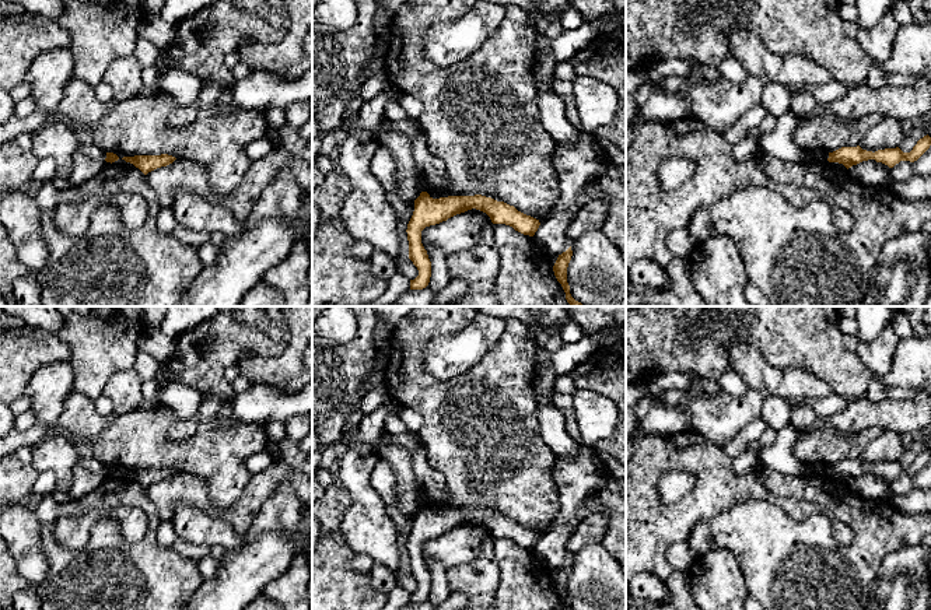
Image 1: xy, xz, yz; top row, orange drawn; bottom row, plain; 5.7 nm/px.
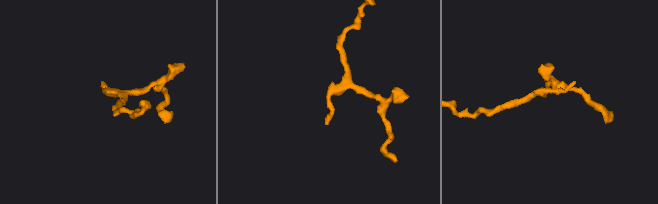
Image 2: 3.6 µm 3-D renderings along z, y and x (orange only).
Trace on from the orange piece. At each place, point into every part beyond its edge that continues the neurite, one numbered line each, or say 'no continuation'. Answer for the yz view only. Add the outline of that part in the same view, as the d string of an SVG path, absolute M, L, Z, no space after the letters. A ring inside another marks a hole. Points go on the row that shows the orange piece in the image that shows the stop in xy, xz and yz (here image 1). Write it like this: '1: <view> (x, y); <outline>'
no continuation

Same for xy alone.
no continuation

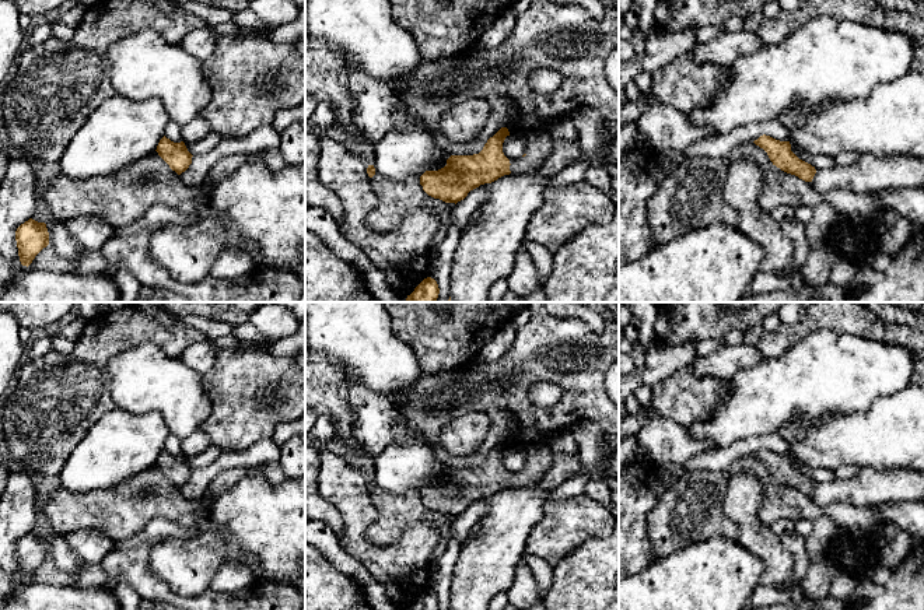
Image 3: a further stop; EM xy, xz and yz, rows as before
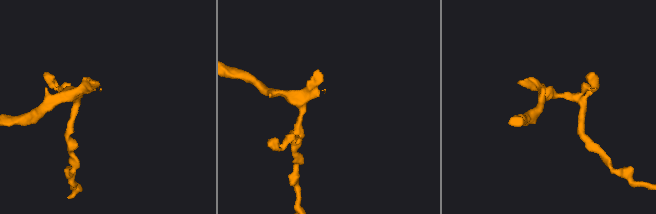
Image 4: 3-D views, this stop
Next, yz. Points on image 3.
no continuation

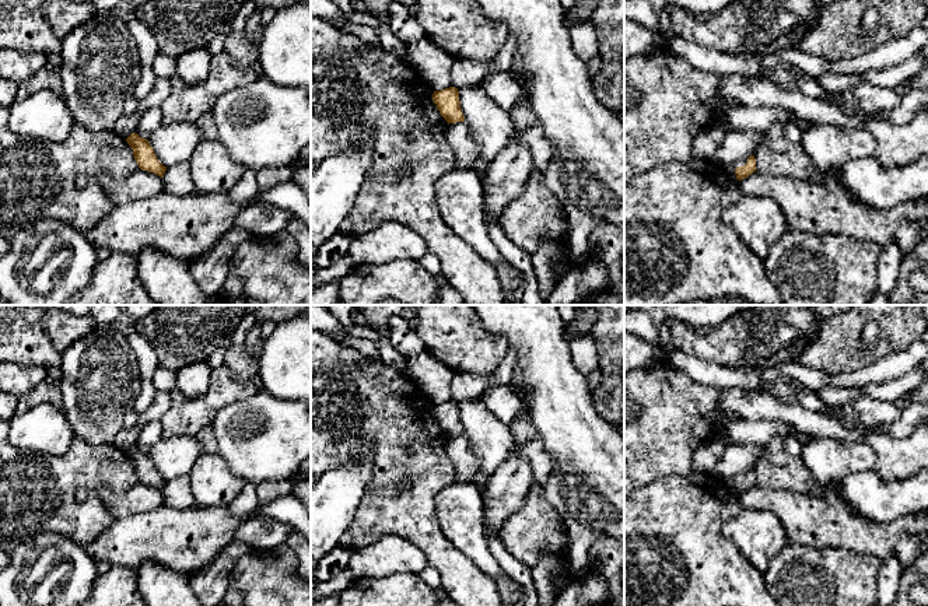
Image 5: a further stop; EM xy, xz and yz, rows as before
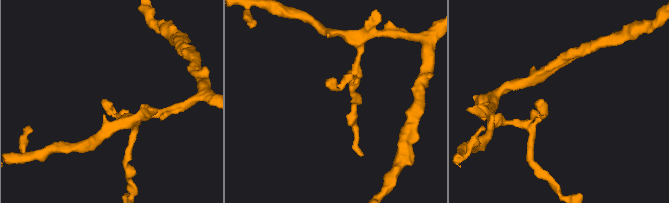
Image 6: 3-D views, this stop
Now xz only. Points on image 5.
no continuation

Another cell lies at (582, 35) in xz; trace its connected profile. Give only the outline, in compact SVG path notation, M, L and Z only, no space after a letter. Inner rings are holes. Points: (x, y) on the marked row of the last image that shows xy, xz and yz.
M591 18L567 28L572 49L582 62L588 63L591 57L598 56L598 38Z

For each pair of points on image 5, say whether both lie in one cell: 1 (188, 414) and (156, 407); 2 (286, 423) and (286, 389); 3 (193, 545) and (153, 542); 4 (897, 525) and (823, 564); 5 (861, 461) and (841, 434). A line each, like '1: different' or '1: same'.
1: different
2: different
3: same
4: different
5: different

